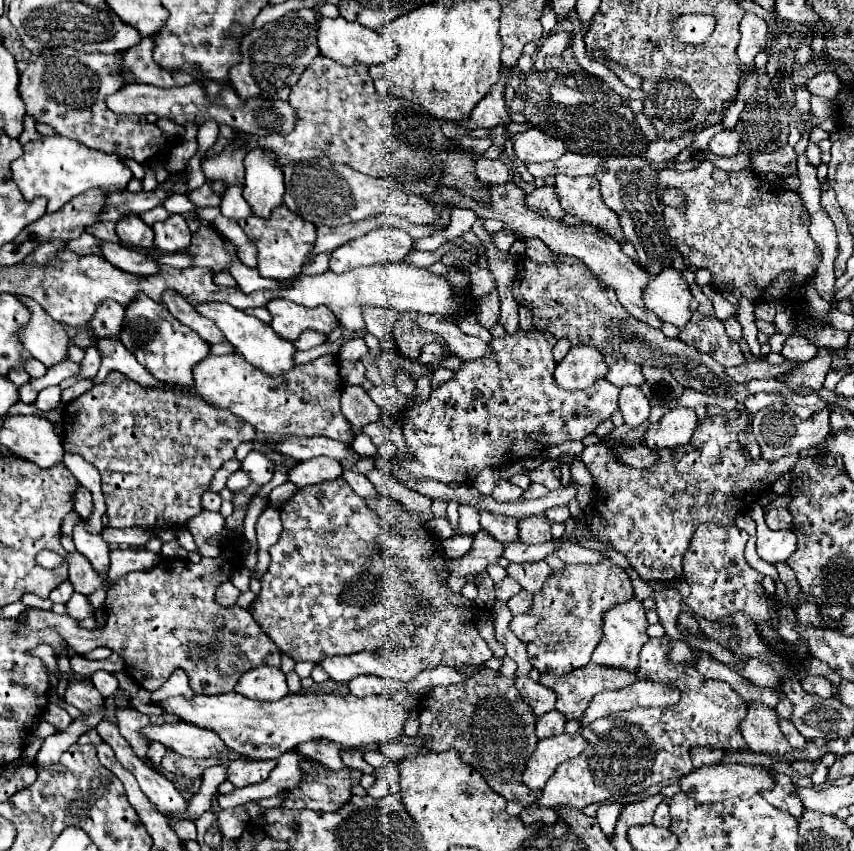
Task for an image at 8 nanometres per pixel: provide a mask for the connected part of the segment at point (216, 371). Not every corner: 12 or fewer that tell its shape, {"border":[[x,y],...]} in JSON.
{"border":[[240,354],[194,368],[204,402],[264,438],[348,438],[338,358],[266,378]]}

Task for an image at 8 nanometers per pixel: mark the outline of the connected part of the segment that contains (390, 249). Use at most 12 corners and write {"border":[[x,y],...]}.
{"border":[[376,228],[332,252],[330,270],[402,262],[408,232]]}

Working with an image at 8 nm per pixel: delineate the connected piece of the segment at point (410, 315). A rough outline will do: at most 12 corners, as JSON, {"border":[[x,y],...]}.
{"border":[[402,312],[392,328],[398,354],[410,360],[438,338],[422,330],[414,312]]}

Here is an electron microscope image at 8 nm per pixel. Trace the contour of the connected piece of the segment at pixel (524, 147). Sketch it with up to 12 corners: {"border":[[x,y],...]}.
{"border":[[534,126],[514,134],[514,156],[524,164],[556,160],[560,140]]}

